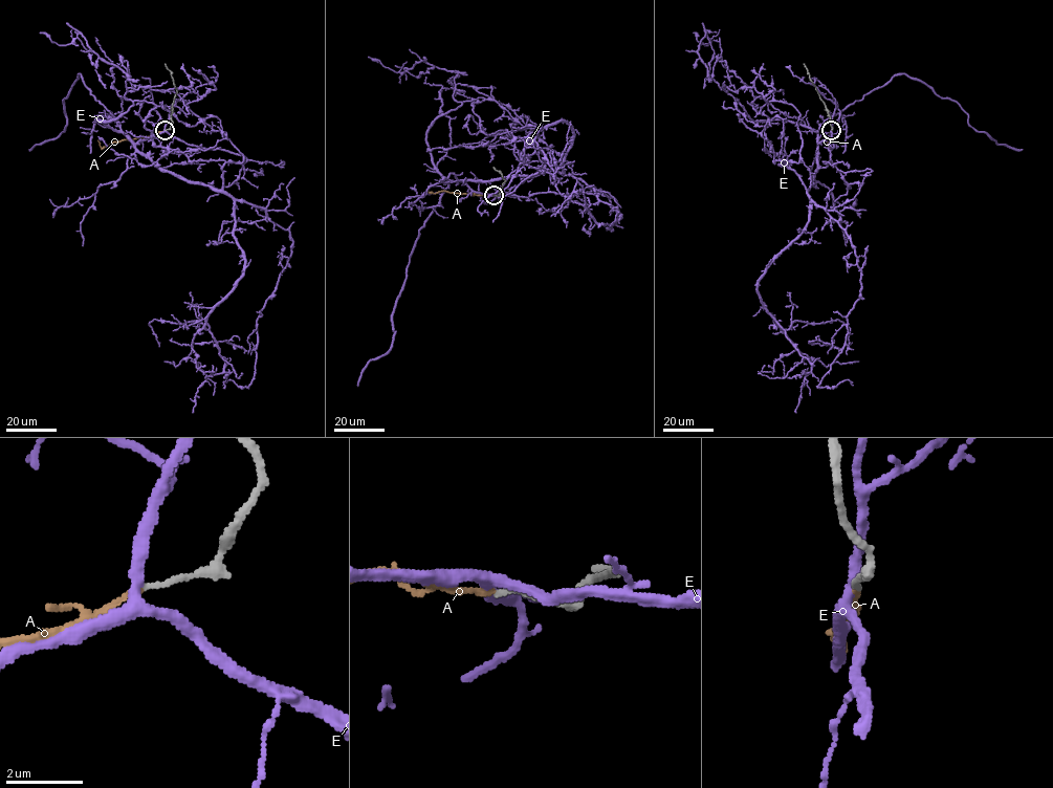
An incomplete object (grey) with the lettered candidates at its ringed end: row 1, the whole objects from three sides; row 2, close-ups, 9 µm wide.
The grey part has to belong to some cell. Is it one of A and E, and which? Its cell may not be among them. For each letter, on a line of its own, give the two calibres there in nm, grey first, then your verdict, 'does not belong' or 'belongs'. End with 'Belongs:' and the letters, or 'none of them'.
A: 120/140 nm | belongs
E: 120/280 nm | does not belong
Belongs: A

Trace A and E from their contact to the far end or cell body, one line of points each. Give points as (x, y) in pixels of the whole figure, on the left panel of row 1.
A: (165, 130), (102, 148), (97, 140)
E: (165, 130), (135, 148), (160, 168), (262, 208), (292, 241), (260, 311), (255, 349), (172, 337)

